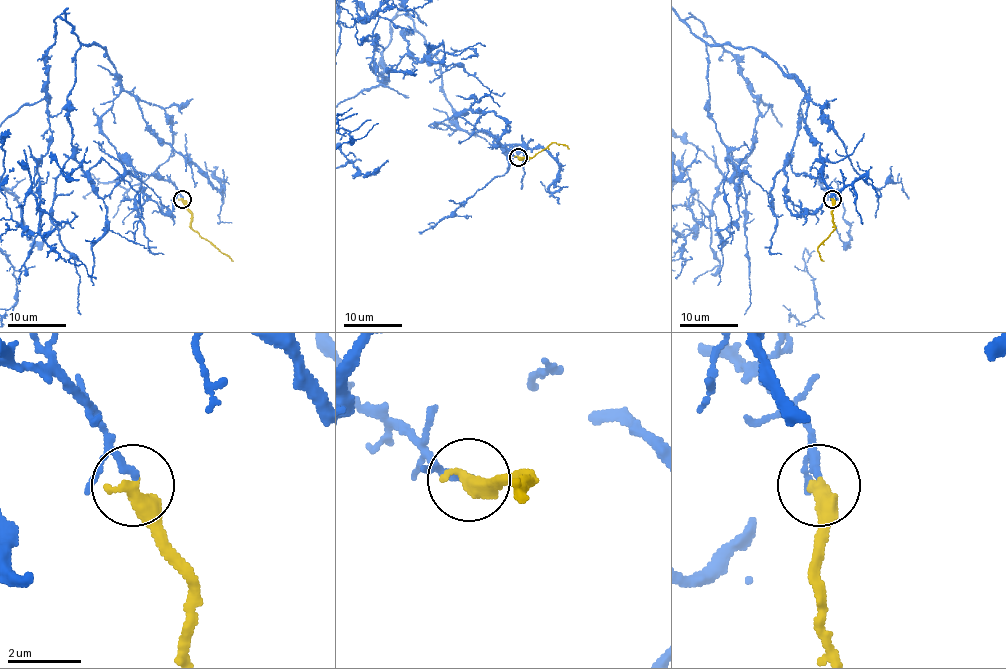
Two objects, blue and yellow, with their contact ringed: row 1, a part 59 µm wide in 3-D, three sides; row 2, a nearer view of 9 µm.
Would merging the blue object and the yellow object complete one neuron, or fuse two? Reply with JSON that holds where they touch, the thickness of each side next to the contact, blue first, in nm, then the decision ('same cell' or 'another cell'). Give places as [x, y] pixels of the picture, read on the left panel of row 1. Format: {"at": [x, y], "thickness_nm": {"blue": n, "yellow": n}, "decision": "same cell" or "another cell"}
{"at": [182, 199], "thickness_nm": {"blue": 140, "yellow": 480}, "decision": "same cell"}

